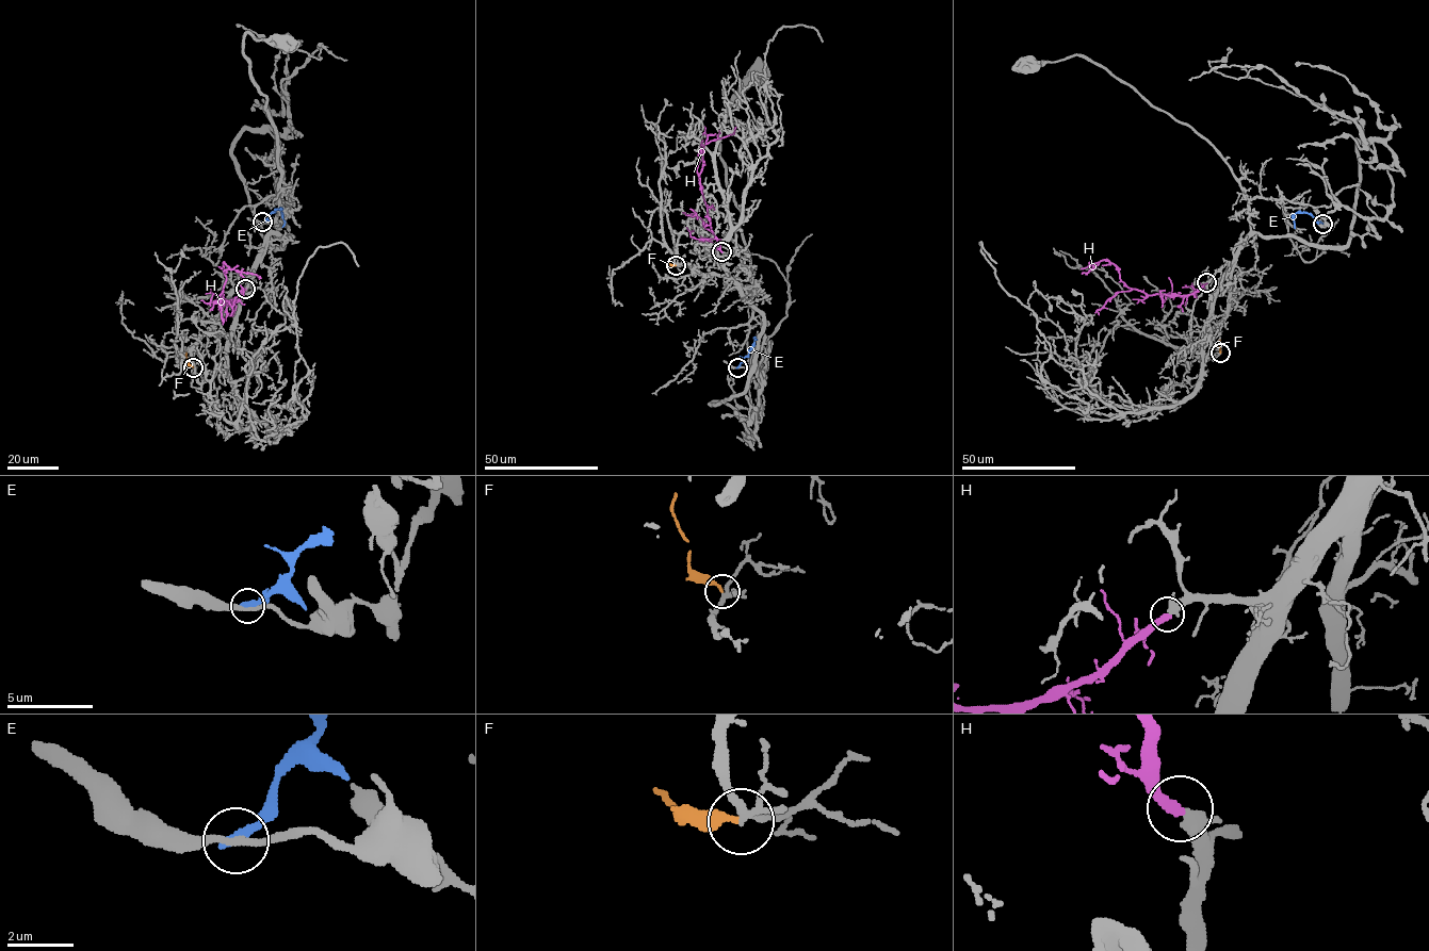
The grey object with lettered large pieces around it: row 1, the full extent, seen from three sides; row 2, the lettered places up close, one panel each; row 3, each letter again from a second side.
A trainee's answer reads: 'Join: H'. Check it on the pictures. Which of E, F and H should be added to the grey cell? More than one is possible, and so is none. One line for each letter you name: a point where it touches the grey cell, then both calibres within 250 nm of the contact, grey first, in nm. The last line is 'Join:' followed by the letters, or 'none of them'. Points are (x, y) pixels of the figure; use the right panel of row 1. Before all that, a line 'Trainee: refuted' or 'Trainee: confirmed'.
Trainee: confirmed
H: Touches grey at (1206, 282). Thickness 320 nm (grey) against 360 nm
Join: H

